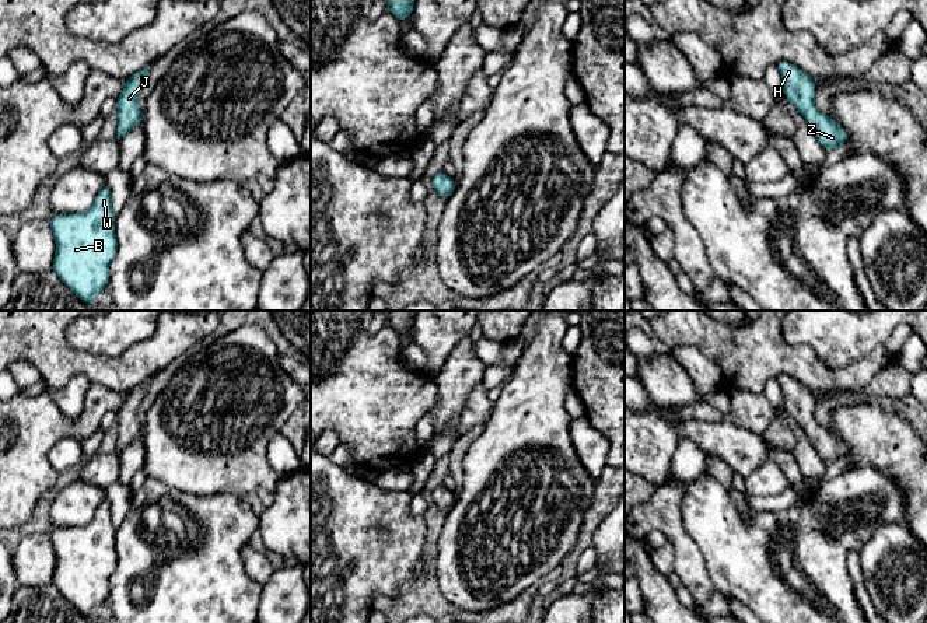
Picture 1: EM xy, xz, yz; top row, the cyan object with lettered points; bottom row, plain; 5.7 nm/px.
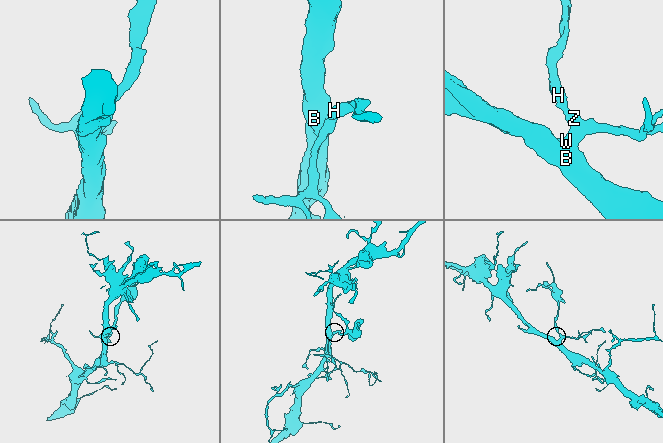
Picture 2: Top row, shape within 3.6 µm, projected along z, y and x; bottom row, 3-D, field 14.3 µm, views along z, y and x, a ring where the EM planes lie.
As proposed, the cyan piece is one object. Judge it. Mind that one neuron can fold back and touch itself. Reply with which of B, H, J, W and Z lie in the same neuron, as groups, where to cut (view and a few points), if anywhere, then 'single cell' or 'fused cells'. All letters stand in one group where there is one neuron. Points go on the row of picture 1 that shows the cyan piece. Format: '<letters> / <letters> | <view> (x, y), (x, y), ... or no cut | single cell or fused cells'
B H J W Z | no cut | single cell

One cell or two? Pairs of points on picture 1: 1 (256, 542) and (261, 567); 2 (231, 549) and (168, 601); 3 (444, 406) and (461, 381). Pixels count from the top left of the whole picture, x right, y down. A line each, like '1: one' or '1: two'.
1: two
2: one
3: one

